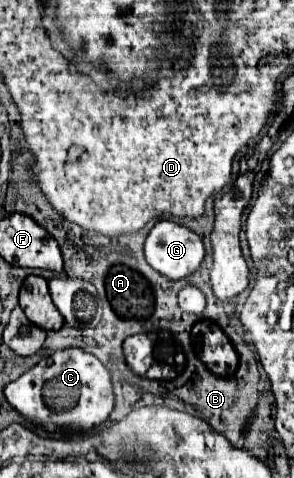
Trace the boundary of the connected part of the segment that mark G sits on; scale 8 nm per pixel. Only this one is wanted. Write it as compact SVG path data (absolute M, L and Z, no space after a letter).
M162 219L150 229L146 243L144 243L144 253L146 253L146 261L150 263L152 269L156 269L162 275L166 275L168 279L176 281L176 279L184 279L184 277L192 275L198 269L198 265L204 259L204 243L202 243L200 235L194 233L192 229L182 227L170 219Z

